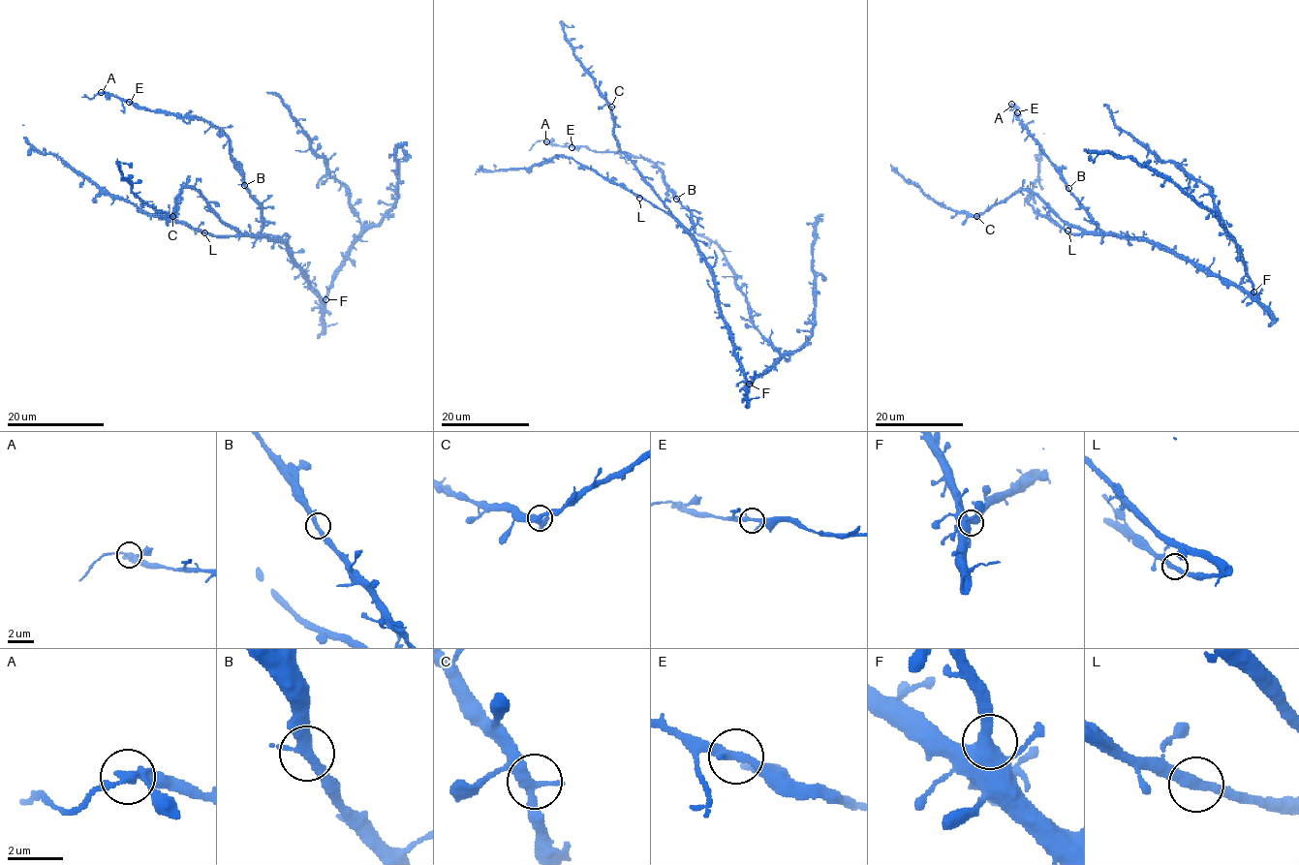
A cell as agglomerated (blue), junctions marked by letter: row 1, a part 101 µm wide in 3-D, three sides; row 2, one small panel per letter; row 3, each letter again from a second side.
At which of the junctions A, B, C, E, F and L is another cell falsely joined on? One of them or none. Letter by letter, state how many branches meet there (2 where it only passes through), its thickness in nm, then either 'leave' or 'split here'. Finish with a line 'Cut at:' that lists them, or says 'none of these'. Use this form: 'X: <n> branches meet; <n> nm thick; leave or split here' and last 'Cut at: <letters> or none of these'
A: 3 branches meet; 280 nm thick; split here
B: 3 branches meet; 280 nm thick; leave
C: 3 branches meet; 320 nm thick; leave
E: 3 branches meet; 280 nm thick; leave
F: 3 branches meet; 400 nm thick; leave
L: 2 branches meet; 320 nm thick; leave
Cut at: A

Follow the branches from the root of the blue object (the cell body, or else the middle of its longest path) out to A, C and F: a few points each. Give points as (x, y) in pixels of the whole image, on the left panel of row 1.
A: (293, 262), (285, 244), (261, 231), (262, 206), (218, 129), (102, 92)
C: (293, 262), (285, 244), (270, 237), (243, 235), (230, 228), (194, 189), (184, 188), (176, 197), (172, 216)
F: (293, 262), (319, 295), (325, 299)

